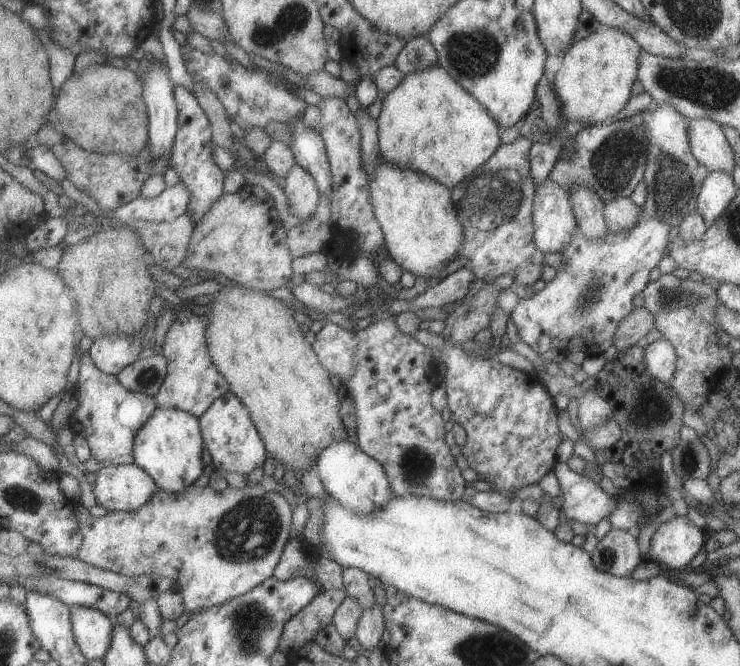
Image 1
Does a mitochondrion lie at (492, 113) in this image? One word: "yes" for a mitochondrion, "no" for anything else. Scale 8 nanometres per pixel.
no

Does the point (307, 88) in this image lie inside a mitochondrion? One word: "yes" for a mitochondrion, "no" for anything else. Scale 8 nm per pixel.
no

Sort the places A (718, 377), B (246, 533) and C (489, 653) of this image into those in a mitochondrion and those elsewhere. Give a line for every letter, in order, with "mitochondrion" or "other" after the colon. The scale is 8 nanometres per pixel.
A: other
B: mitochondrion
C: mitochondrion

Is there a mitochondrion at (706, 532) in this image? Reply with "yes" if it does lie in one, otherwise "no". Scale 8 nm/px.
no

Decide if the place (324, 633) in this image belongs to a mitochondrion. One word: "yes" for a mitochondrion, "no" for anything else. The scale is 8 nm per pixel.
no

